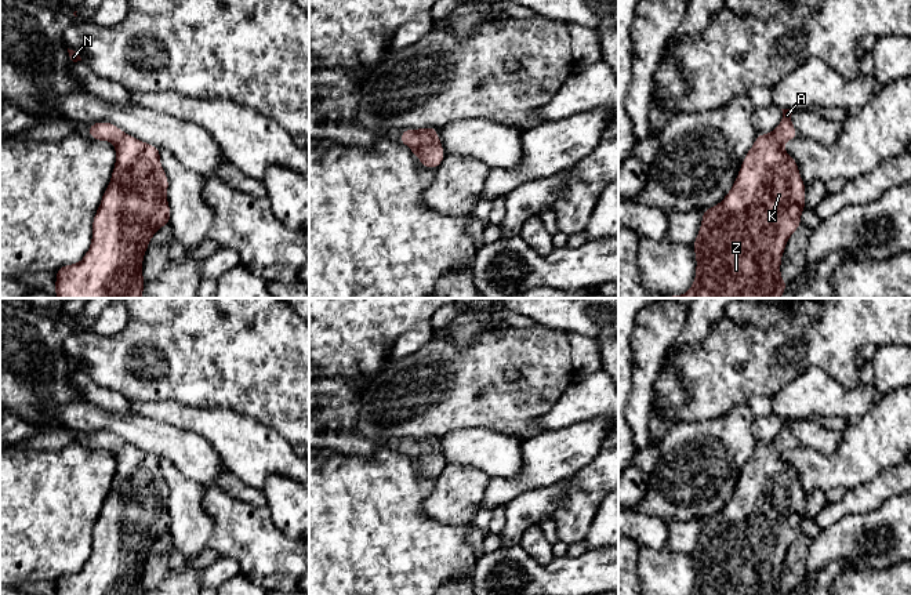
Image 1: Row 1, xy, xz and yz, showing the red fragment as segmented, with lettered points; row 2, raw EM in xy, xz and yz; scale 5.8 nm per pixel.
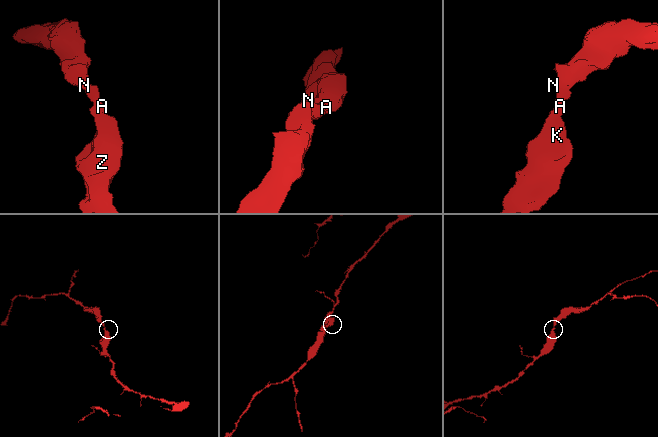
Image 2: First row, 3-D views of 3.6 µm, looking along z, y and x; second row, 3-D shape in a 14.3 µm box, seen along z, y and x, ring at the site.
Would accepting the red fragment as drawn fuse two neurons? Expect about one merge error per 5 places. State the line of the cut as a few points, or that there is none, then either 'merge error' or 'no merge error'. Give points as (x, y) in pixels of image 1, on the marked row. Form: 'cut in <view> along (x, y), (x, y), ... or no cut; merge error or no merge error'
no cut; no merge error

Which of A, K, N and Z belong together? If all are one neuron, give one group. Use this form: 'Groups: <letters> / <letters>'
Groups: A K N Z

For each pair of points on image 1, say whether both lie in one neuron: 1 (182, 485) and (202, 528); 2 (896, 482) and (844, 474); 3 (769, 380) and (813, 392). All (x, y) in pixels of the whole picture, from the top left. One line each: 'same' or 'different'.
1: same
2: different
3: different

